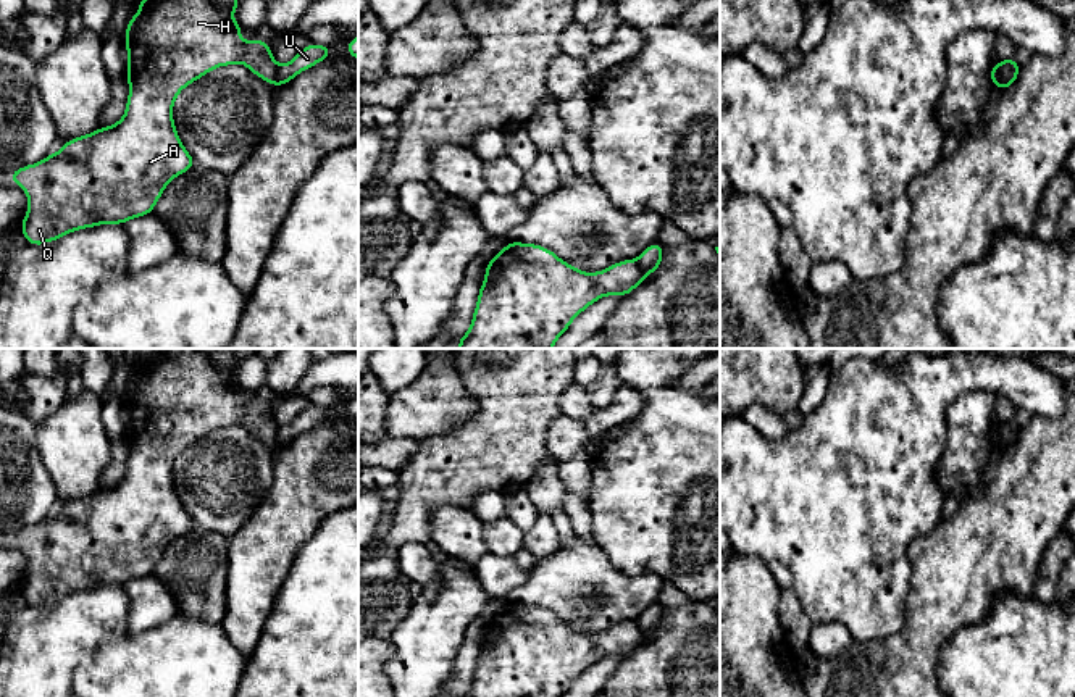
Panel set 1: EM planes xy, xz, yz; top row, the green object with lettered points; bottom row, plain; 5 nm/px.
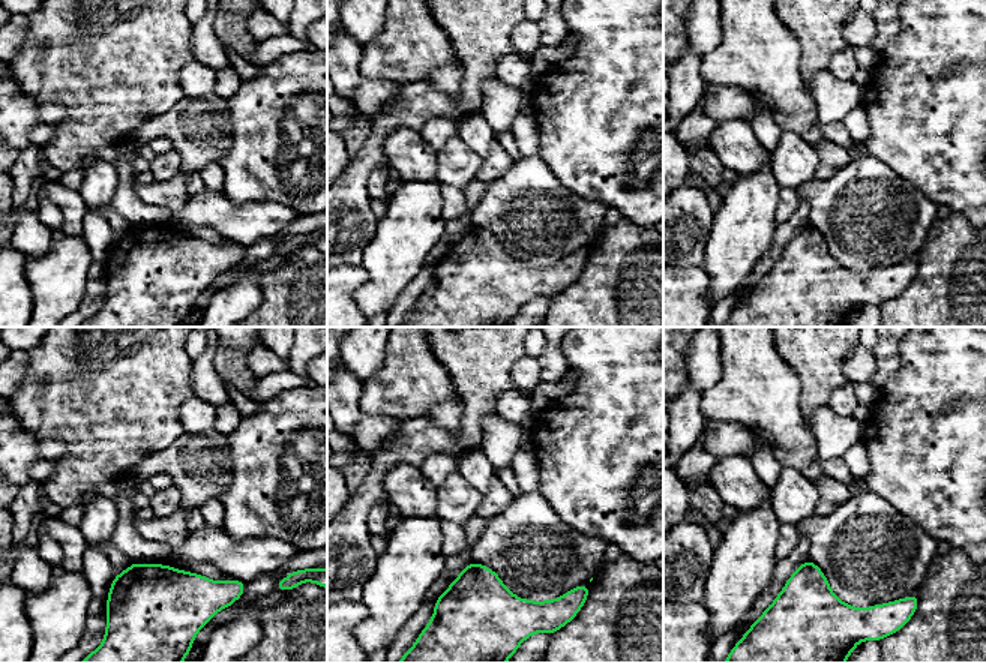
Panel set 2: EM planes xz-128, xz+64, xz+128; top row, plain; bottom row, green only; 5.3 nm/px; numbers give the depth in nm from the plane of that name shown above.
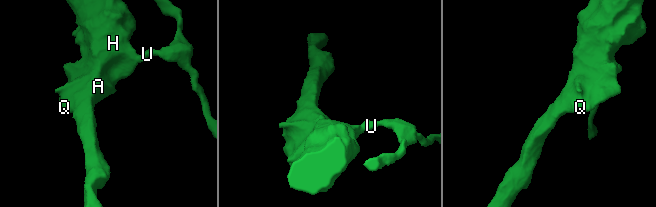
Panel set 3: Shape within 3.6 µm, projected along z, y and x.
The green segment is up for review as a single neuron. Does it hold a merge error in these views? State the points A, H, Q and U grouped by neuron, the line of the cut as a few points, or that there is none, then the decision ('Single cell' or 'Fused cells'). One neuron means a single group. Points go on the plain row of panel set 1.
Groups: A H Q / U. Split along xy (280, 426), (276, 446). Fused cells

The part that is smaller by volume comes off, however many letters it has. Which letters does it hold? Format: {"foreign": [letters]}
{"foreign": ["A", "H", "Q"]}

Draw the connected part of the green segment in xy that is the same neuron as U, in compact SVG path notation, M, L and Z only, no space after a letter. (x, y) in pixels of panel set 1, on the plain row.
M310 405L303 408L289 424L278 428L278 447L287 445L299 434L310 431L331 418L328 407Z

